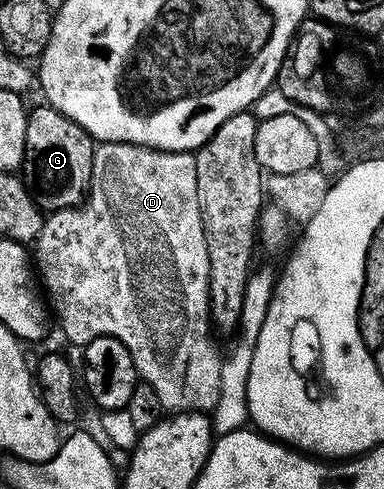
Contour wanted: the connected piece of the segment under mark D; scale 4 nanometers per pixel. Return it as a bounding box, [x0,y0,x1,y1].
[33,141,224,413]

